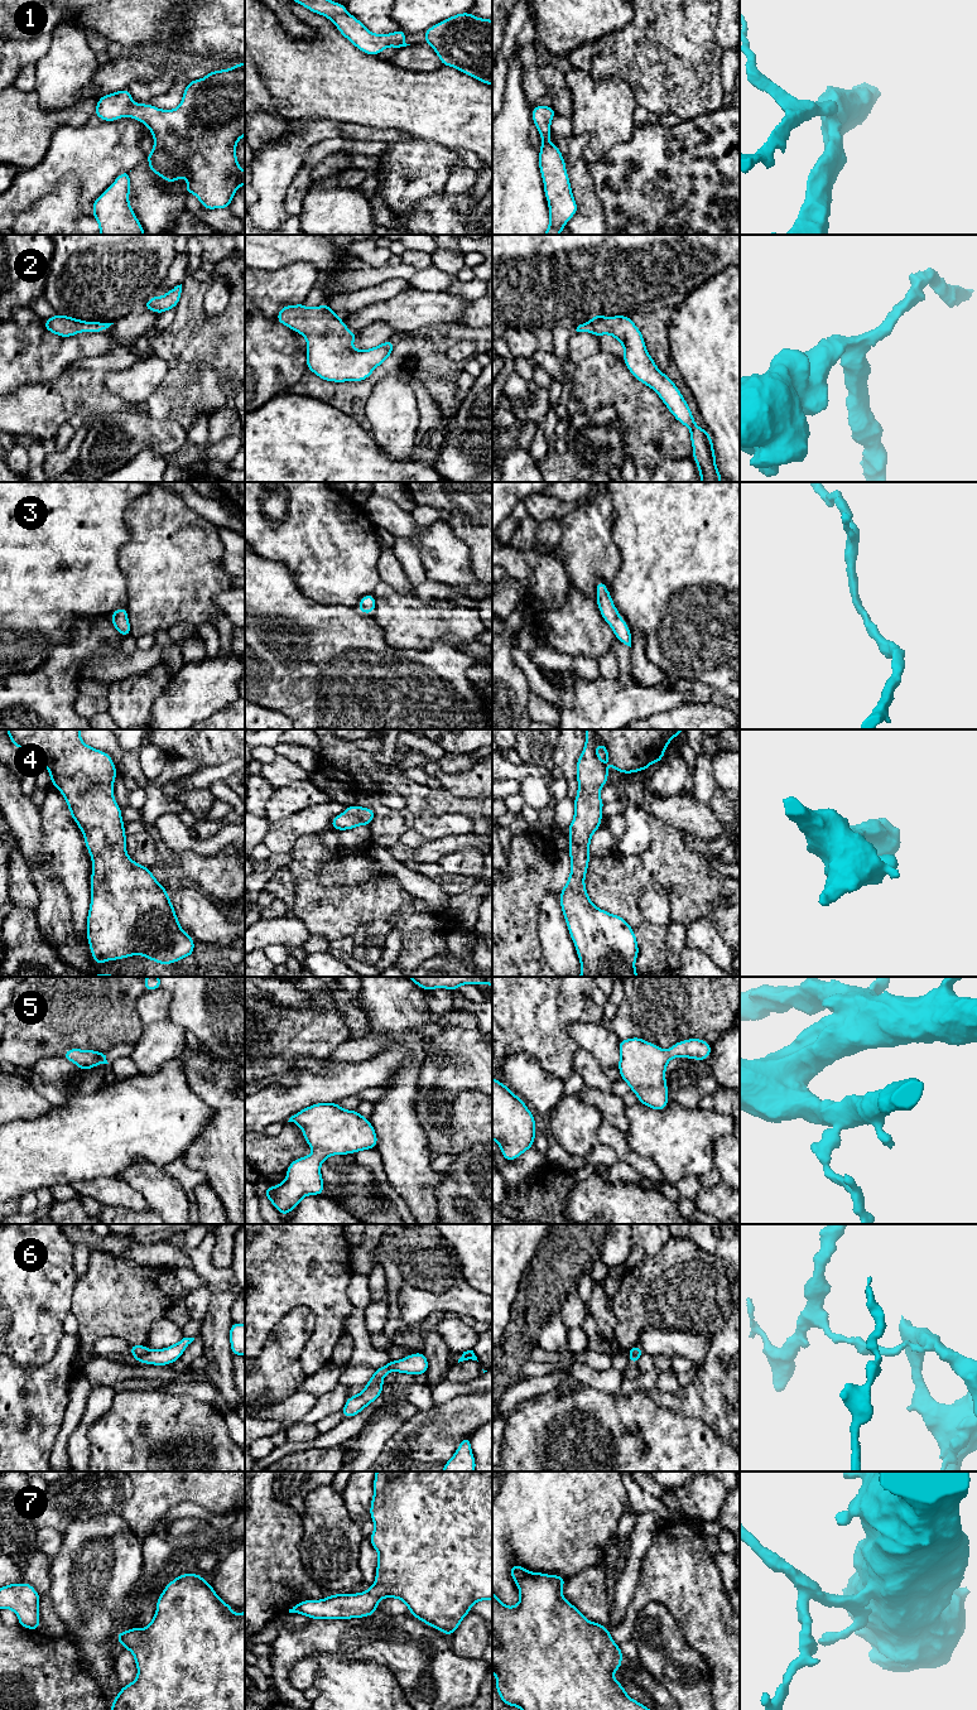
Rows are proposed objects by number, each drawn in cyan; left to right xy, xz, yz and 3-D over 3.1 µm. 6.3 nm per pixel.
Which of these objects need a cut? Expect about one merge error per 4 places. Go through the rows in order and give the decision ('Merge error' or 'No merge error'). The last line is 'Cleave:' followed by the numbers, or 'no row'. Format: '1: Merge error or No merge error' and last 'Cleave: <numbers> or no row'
1: No merge error
2: No merge error
3: No merge error
4: No merge error
5: No merge error
6: Merge error
7: No merge error
Cleave: 6

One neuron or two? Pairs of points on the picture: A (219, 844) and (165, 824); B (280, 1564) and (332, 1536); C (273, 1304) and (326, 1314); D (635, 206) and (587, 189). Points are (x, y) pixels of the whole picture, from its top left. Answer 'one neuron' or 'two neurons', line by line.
A: one neuron
B: two neurons
C: one neuron
D: two neurons

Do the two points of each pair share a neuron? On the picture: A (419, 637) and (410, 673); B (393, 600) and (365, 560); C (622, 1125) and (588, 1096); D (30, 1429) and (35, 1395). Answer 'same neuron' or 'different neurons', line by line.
A: different neurons
B: different neurons
C: same neuron
D: same neuron

